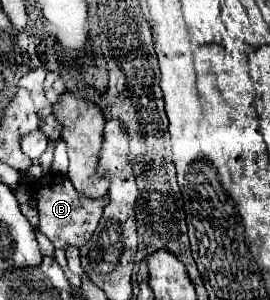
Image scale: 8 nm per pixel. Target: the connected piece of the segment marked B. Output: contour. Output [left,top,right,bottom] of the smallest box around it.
[31,174,109,248]

